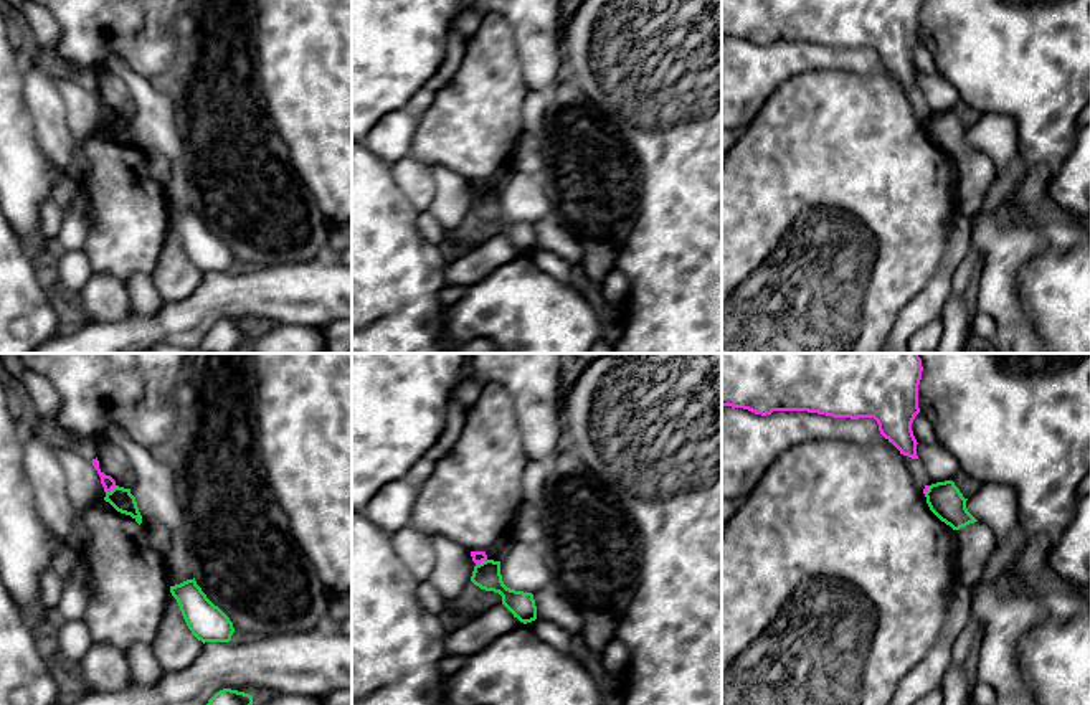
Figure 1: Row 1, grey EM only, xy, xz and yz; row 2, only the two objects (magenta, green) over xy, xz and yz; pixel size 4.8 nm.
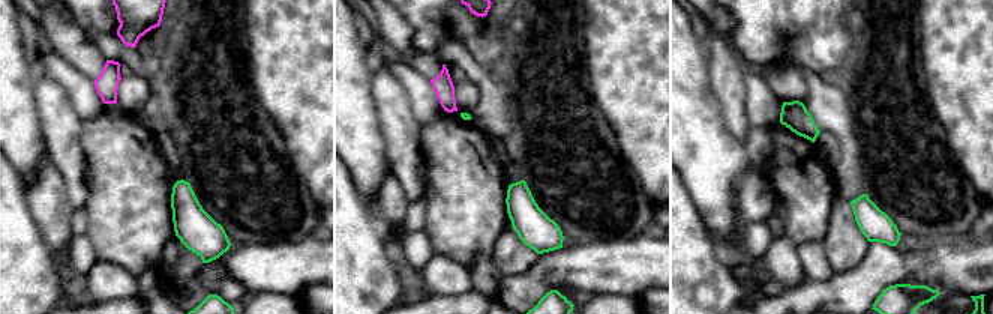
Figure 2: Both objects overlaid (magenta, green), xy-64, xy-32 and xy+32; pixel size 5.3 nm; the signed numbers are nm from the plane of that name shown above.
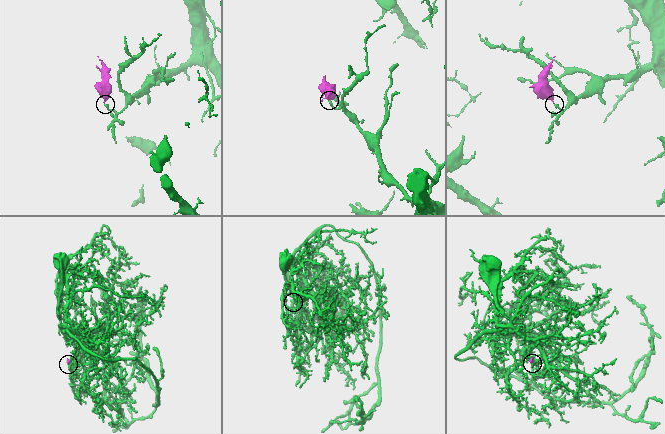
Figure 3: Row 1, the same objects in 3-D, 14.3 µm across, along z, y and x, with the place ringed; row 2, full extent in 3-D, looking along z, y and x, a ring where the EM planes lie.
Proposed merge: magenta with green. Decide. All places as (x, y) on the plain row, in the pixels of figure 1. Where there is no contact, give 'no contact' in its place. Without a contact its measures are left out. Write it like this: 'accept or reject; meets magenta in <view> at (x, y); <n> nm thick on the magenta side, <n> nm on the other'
reject; meets magenta in xz at (481, 192); 60 nm thick on the magenta side, 140 nm on the other

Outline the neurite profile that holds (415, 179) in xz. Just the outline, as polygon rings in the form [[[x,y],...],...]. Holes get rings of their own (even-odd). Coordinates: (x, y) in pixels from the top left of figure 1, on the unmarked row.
[[[410,155],[391,165],[391,175],[418,213],[428,211],[436,196],[433,167]]]

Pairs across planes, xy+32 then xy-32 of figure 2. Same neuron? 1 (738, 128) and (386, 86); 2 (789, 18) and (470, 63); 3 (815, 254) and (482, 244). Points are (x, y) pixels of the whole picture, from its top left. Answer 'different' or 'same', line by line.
1: same
2: different
3: different

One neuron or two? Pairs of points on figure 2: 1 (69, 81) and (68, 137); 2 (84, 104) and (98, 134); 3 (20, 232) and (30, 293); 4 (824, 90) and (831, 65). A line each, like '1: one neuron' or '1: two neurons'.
1: two neurons
2: two neurons
3: one neuron
4: two neurons

